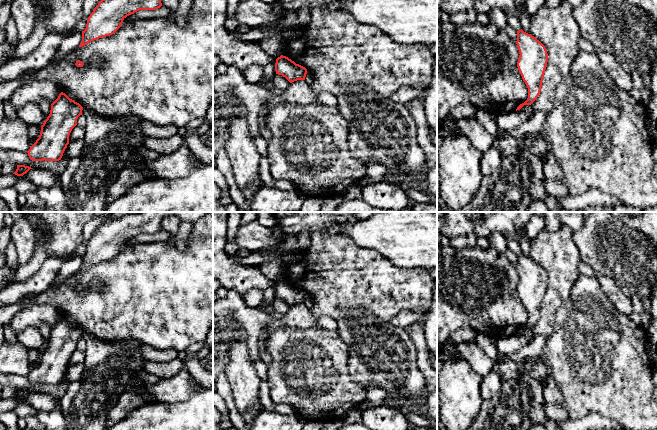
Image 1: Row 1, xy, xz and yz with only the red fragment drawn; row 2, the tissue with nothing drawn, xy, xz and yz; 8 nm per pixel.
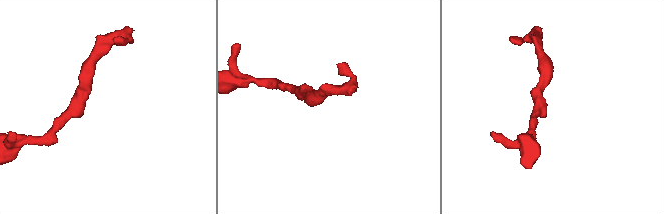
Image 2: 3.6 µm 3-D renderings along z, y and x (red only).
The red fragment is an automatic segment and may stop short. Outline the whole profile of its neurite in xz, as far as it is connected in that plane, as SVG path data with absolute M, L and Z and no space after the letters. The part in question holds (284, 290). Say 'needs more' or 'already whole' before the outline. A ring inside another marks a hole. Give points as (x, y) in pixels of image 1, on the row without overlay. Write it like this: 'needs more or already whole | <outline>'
already whole | M281 279L276 283L275 287L276 298L282 299L290 307L297 304L305 304L307 293L286 280Z

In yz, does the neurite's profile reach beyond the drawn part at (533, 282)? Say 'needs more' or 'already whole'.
already whole

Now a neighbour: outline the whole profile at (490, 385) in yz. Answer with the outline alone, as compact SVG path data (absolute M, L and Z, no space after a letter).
M492 370L486 376L483 376L480 383L481 397L483 400L493 398L499 394L503 381L498 372Z

